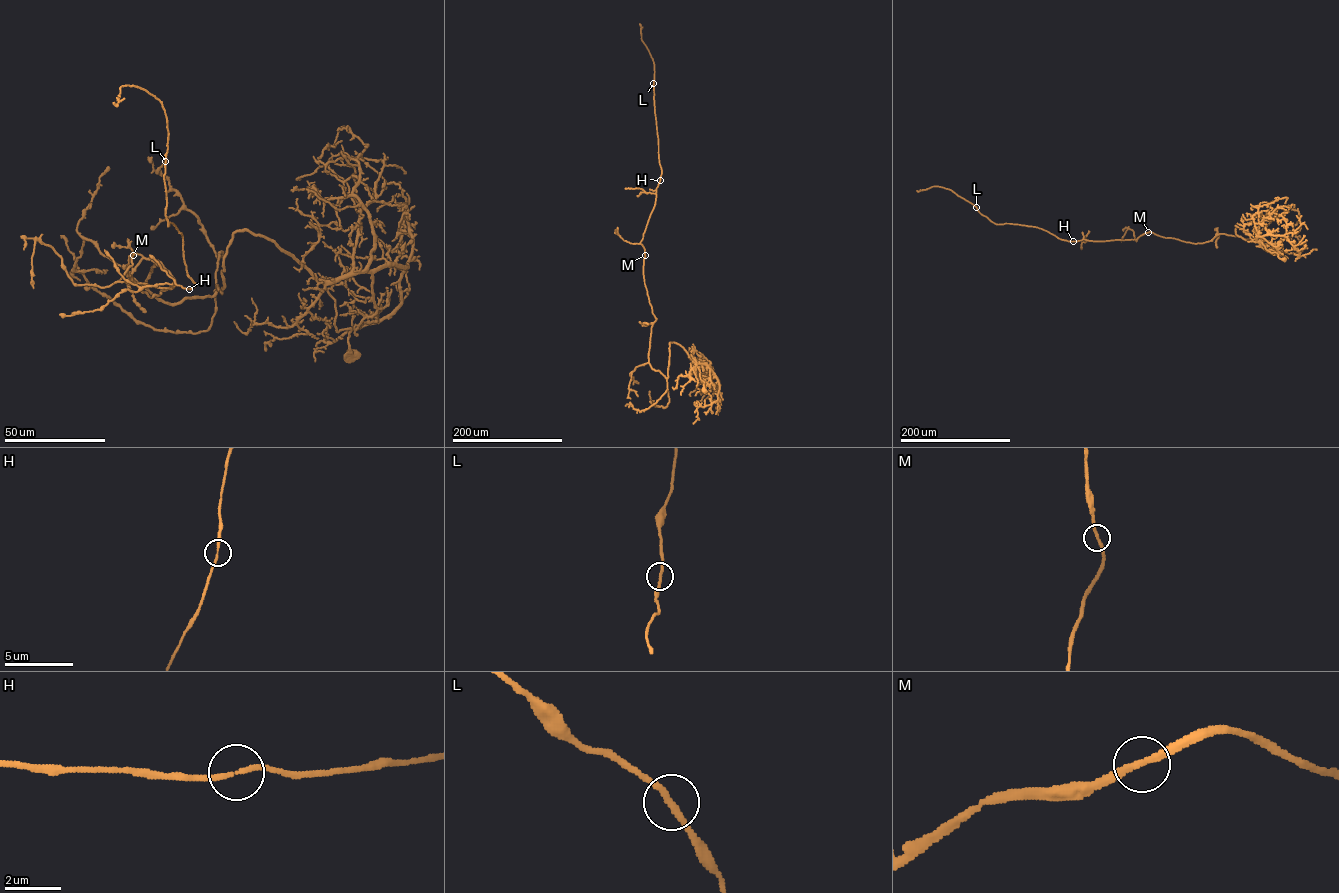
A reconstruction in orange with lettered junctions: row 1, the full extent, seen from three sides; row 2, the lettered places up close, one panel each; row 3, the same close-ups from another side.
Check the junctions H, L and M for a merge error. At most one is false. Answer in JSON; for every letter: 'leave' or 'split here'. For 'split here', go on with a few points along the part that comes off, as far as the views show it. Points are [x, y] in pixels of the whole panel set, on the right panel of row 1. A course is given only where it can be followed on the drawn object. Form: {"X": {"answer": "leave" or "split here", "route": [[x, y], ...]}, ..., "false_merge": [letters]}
{"H": {"answer": "leave"}, "L": {"answer": "leave"}, "M": {"answer": "leave"}, "false_merge": []}

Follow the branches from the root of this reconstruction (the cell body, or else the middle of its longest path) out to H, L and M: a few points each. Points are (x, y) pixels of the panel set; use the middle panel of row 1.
H: (704, 391), (700, 370), (679, 345), (669, 343), (667, 378), (649, 362), (656, 318), (640, 242), (660, 180)
L: (704, 391), (679, 345), (669, 343), (667, 378), (649, 362), (656, 318), (640, 242), (662, 173), (654, 83)
M: (704, 391), (700, 370), (679, 345), (669, 343), (667, 378), (649, 363), (656, 318), (644, 283), (645, 255)

